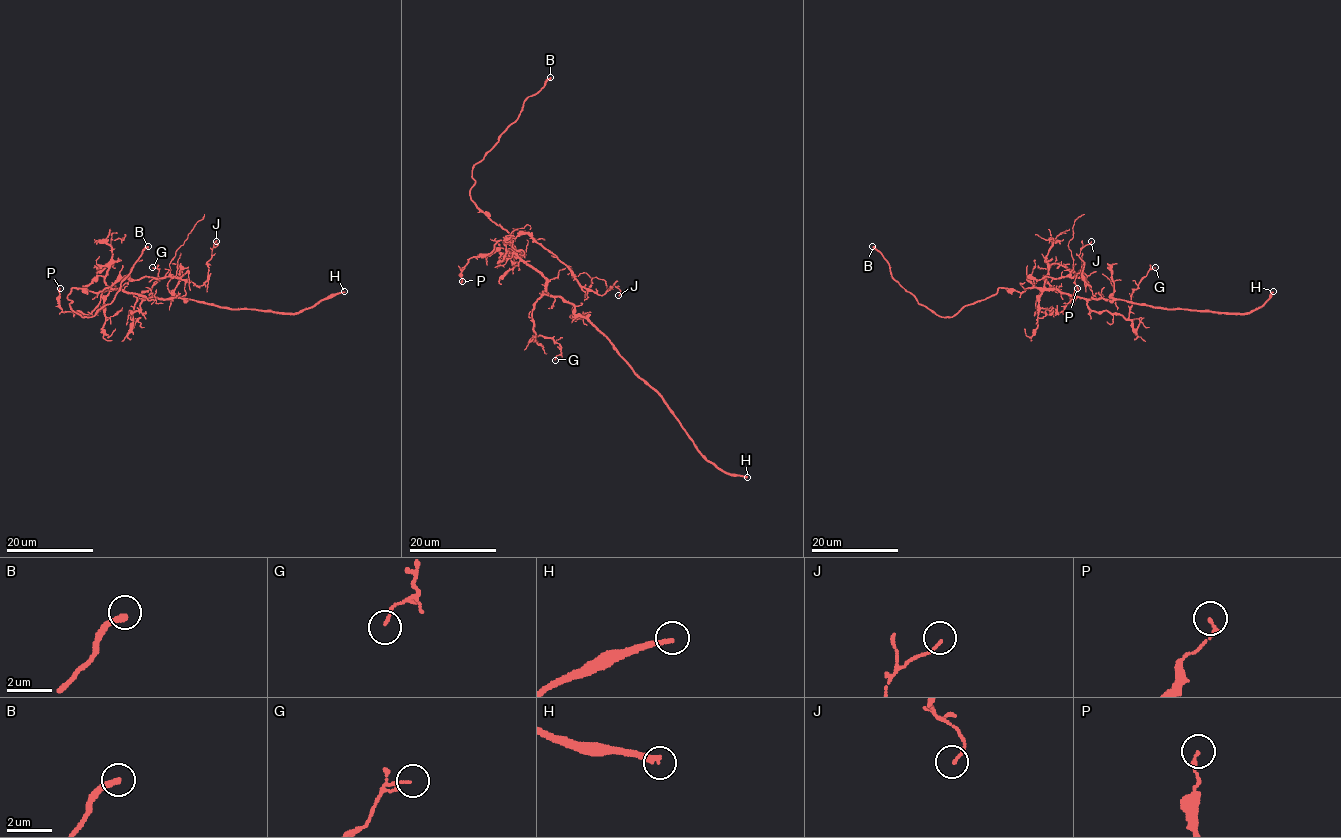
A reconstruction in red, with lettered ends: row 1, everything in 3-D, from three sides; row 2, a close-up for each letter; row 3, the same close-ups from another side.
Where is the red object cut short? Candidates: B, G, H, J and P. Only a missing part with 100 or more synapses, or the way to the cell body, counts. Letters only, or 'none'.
B, H

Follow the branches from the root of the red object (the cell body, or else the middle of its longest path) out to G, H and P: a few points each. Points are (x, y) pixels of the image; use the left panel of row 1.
G: (142, 297), (138, 310), (129, 312), (130, 318), (137, 298), (157, 281), (159, 270), (152, 267)
H: (142, 297), (172, 300), (186, 298), (223, 308), (300, 313), (344, 291)
P: (142, 297), (112, 289), (89, 314), (78, 314), (62, 311), (60, 288)

